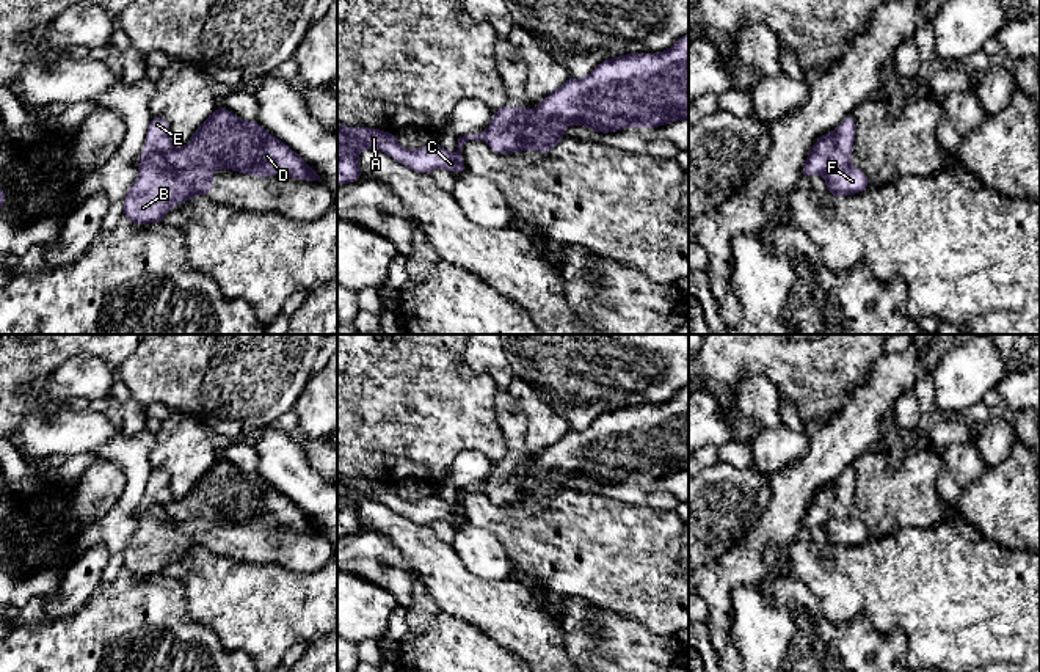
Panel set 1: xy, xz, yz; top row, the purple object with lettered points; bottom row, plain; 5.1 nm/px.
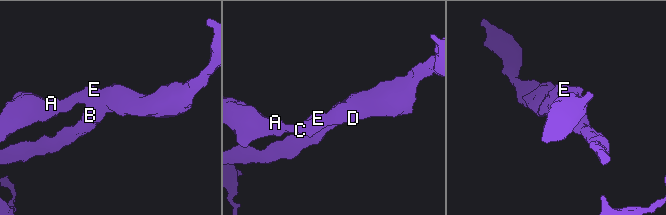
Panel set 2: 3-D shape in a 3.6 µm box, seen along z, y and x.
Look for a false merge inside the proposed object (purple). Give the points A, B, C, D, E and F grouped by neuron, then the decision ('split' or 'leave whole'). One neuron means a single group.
groups A C D E / B F; split

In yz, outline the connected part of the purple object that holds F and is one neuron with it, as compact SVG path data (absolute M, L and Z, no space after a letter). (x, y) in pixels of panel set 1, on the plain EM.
M853 517L833 518L825 526L825 535L830 548L847 548L863 545L871 539L867 528Z

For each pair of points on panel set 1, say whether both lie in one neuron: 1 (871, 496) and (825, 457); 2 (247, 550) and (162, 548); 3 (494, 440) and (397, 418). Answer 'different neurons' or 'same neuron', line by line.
1: different neurons
2: same neuron
3: same neuron

